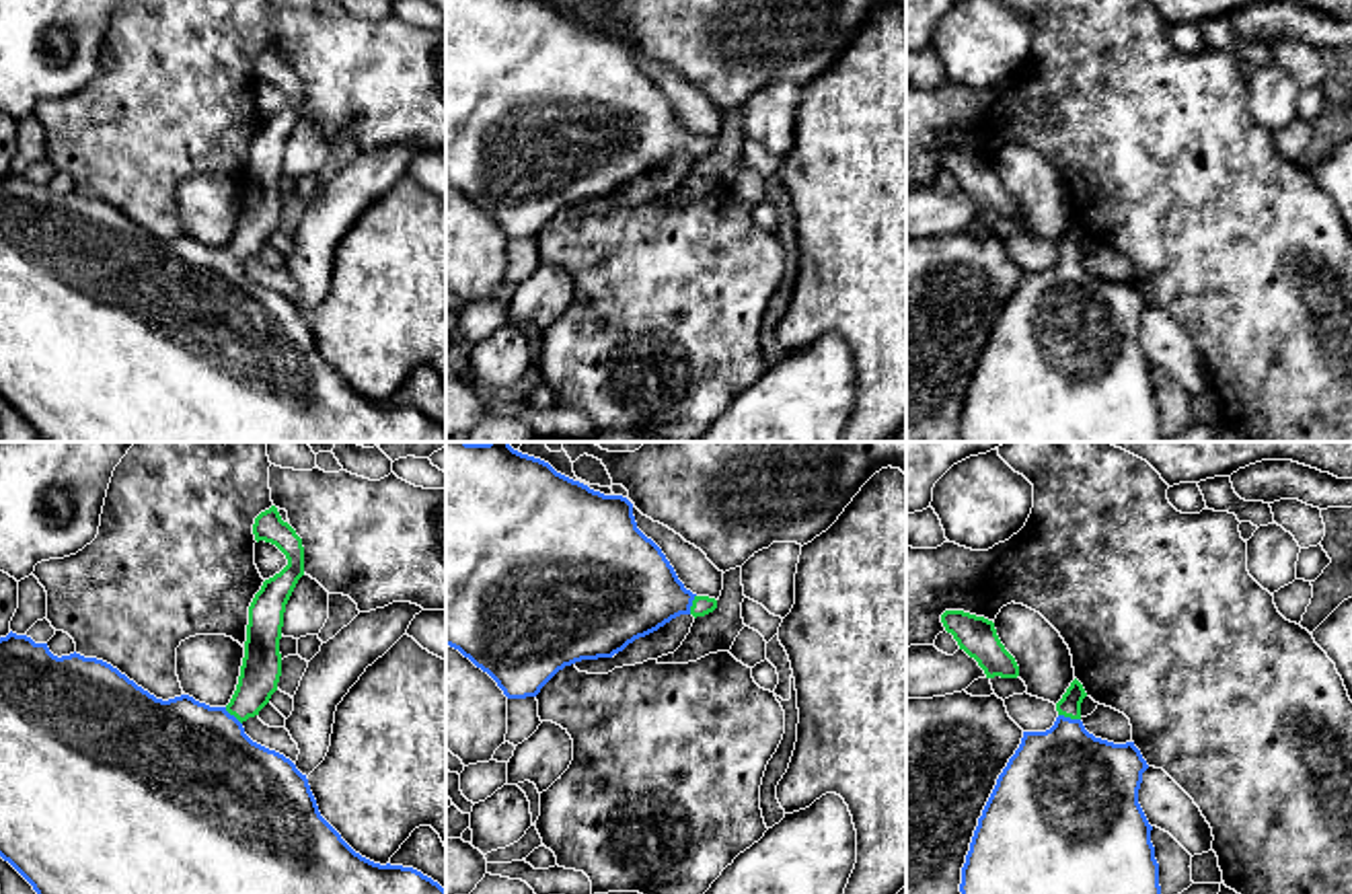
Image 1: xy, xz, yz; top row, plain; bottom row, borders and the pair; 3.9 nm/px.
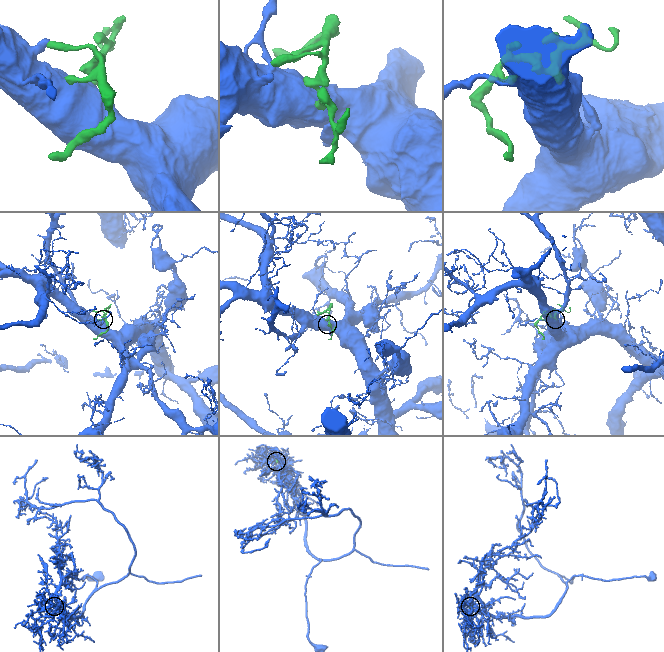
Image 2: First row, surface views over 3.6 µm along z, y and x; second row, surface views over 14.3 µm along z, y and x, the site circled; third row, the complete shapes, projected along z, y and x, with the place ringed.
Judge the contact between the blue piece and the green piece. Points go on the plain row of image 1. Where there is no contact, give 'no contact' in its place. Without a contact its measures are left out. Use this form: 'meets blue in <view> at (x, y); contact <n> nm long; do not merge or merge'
meets blue in yz at (1069, 257); contact 90 nm long; merge

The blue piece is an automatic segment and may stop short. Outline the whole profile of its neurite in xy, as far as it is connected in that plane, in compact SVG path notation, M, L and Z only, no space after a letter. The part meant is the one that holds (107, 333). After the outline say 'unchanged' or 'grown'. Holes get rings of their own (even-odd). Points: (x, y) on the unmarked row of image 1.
M275 45L261 51L253 64L255 80L275 84L288 105L265 119L249 146L245 197L236 230L226 247L210 247L189 234L156 238L111 203L80 193L53 195L47 183L27 175L0 177L0 397L8 401L43 442L446 442L446 430L413 407L380 405L355 393L321 356L306 314L284 294L253 282L242 263L269 243L281 216L279 179L286 144L304 115L304 86L296 70L281 60Z; grown

